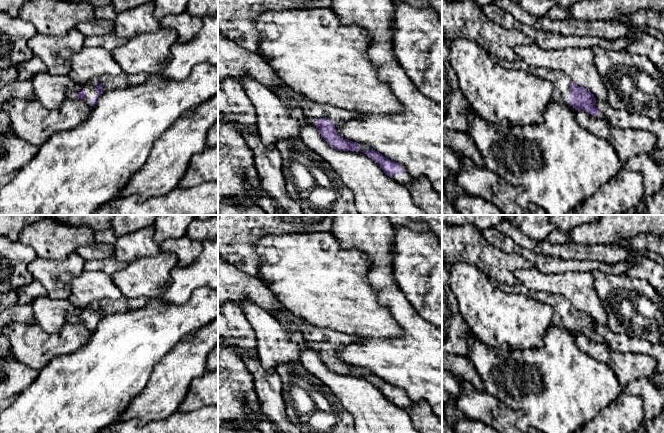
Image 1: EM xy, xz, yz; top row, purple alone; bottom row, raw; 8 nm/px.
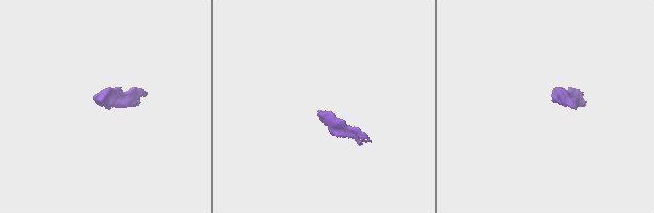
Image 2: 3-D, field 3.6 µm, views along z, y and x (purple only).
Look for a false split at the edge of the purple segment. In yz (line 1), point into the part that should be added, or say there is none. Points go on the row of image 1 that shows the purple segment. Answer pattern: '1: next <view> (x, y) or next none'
1: next yz (561, 92)

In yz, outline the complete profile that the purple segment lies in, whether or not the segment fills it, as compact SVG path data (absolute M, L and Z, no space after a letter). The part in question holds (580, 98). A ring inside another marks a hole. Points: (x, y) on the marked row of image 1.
M528 66L526 71L533 76L548 80L553 85L552 100L566 102L576 110L583 110L591 115L598 115L596 109L596 98L586 88L573 83L571 79L560 70L549 70Z

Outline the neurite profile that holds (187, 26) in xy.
M188 12L172 14L159 20L162 28L173 29L178 34L177 42L186 43L197 35L203 26L202 18Z

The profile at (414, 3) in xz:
M391 0L391 1L392 1L393 5L396 2L402 2L402 3L408 4L412 7L420 7L420 6L428 5L428 2L426 0Z

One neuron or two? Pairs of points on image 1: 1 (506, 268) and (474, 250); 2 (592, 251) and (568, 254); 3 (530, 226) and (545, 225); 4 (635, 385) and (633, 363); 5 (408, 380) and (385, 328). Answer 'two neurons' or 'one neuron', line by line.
1: one neuron
2: one neuron
3: one neuron
4: two neurons
5: two neurons

